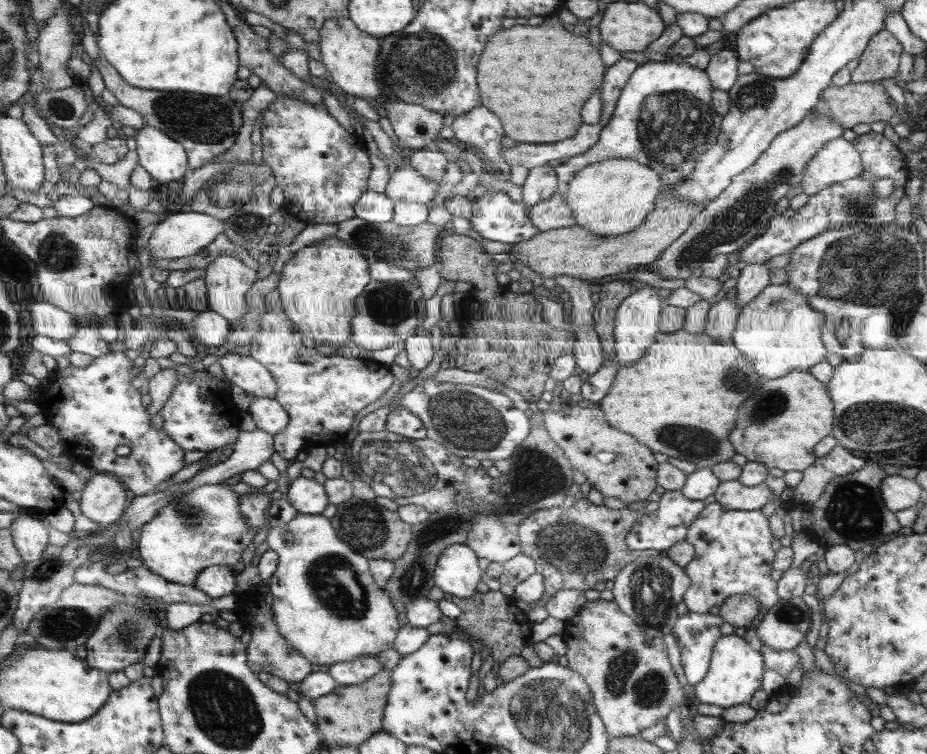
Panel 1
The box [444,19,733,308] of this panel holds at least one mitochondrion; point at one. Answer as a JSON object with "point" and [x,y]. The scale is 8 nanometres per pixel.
{"point":[671,126]}

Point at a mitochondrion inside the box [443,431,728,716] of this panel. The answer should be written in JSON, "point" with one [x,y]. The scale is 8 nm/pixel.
{"point":[570,548]}

